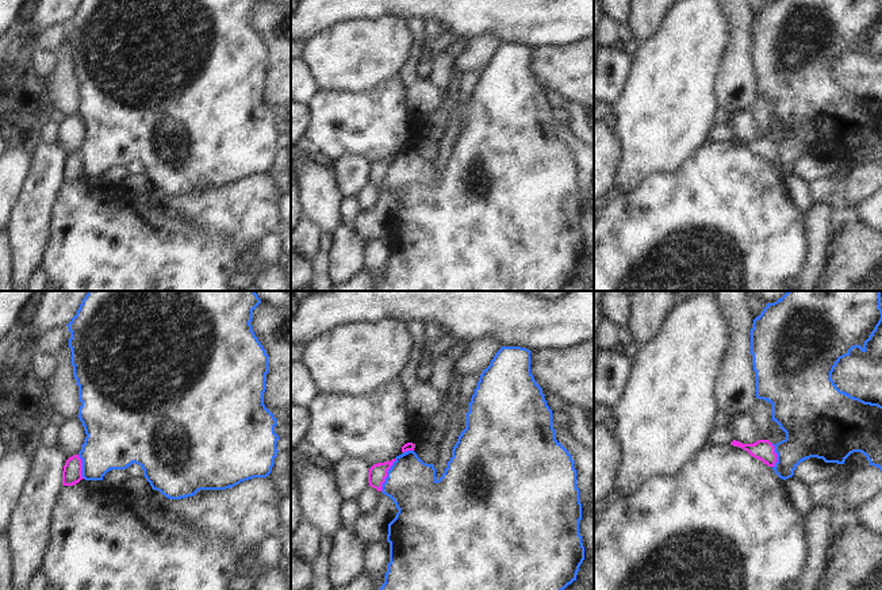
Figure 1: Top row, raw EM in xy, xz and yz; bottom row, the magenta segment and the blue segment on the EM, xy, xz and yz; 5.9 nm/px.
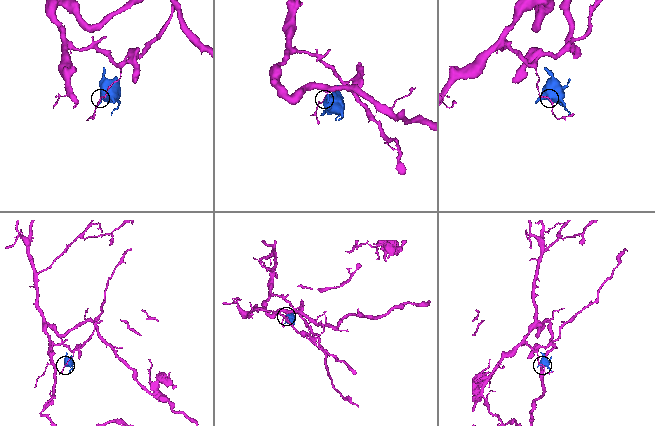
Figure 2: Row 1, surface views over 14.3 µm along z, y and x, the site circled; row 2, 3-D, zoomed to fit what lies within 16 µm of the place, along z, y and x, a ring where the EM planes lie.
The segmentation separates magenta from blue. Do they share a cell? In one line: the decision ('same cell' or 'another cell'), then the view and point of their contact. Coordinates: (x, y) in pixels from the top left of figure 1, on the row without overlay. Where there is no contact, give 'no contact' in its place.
another cell | xz (386, 172)

